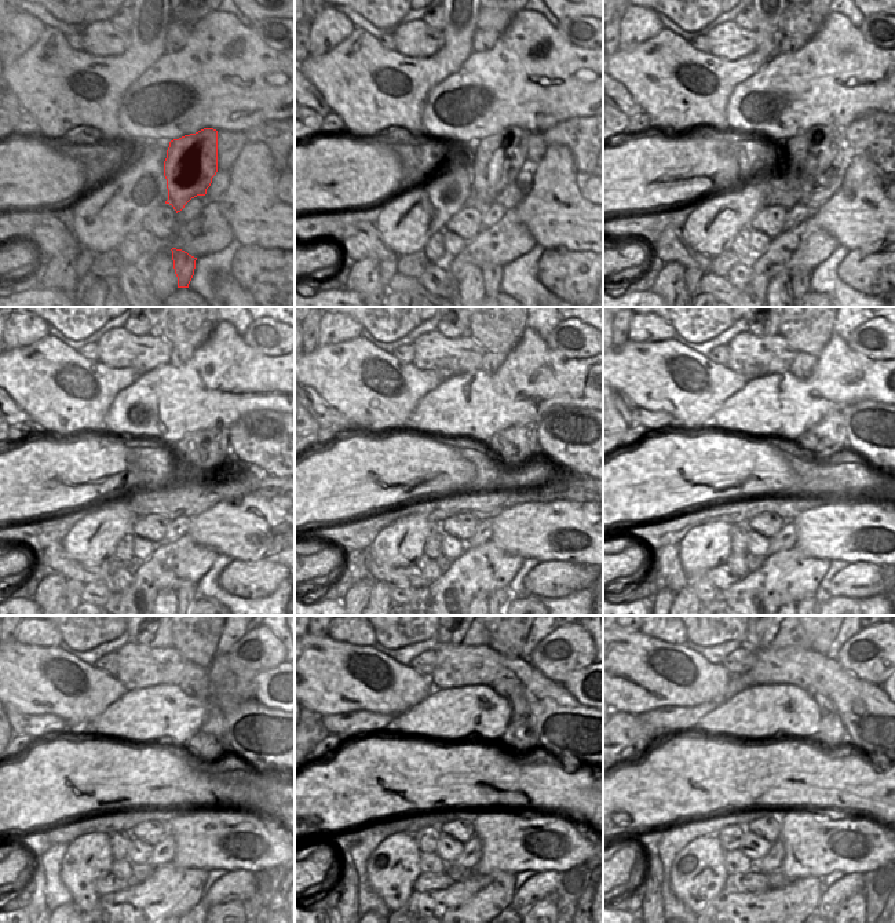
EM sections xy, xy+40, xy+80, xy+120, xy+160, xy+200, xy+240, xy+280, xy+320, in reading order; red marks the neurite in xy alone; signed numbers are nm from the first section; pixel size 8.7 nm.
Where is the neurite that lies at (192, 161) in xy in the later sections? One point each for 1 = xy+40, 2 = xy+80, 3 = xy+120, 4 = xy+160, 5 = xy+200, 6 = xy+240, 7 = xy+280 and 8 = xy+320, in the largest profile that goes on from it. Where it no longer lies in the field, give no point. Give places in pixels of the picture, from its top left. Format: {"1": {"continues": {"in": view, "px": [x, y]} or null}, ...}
{"1": {"continues": {"in": "xy+40", "px": [497, 160]}}, "2": {"continues": {"in": "xy+80", "px": [821, 149]}}, "3": {"continues": {"in": "xy+120", "px": [204, 449]}}, "4": {"continues": {"in": "xy+160", "px": [517, 444]}}, "5": {"continues": {"in": "xy+200", "px": [828, 437]}}, "6": {"continues": {"in": "xy+240", "px": [212, 740]}}, "7": {"continues": {"in": "xy+280", "px": [521, 734]}}, "8": {"continues": {"in": "xy+320", "px": [832, 731]}}}

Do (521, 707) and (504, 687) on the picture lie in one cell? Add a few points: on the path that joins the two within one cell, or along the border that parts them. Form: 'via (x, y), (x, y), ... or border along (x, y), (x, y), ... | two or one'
via (517, 702), (508, 691) | one

